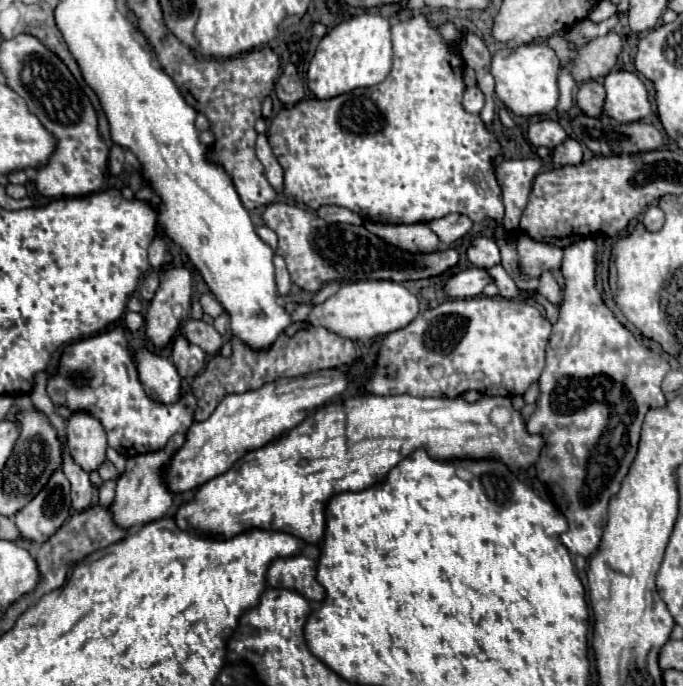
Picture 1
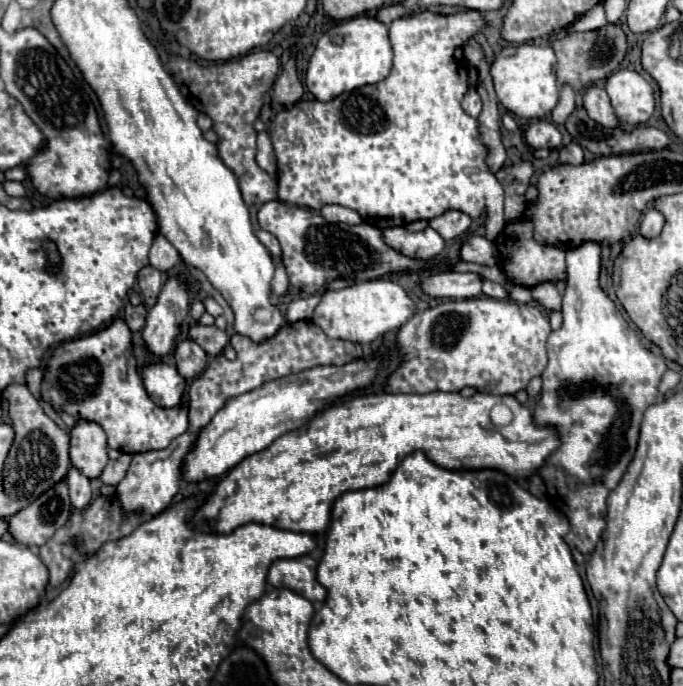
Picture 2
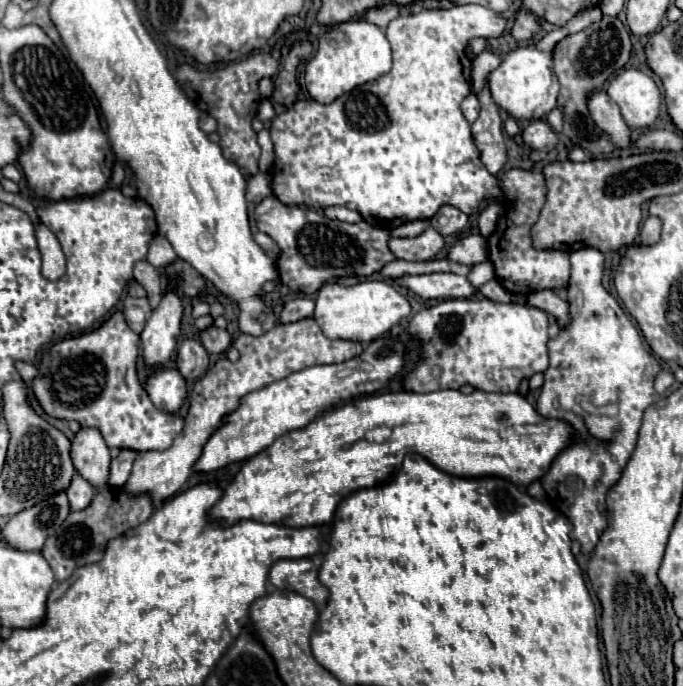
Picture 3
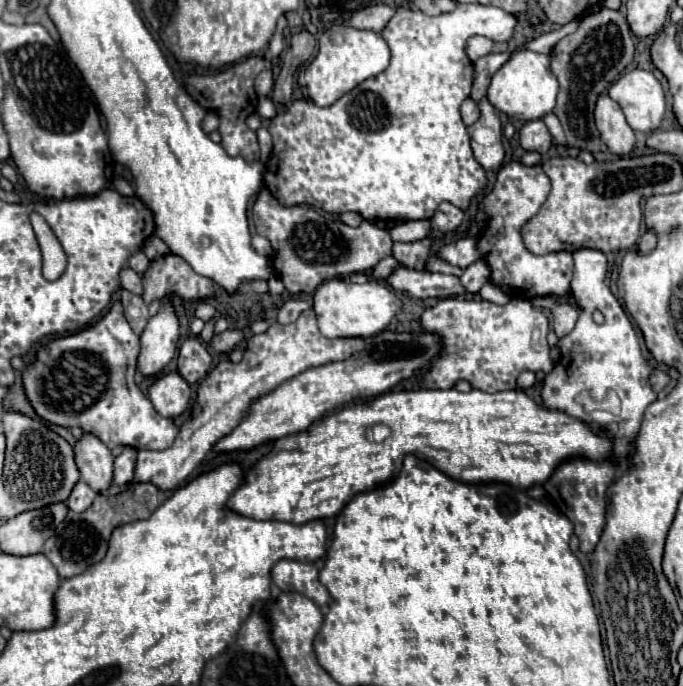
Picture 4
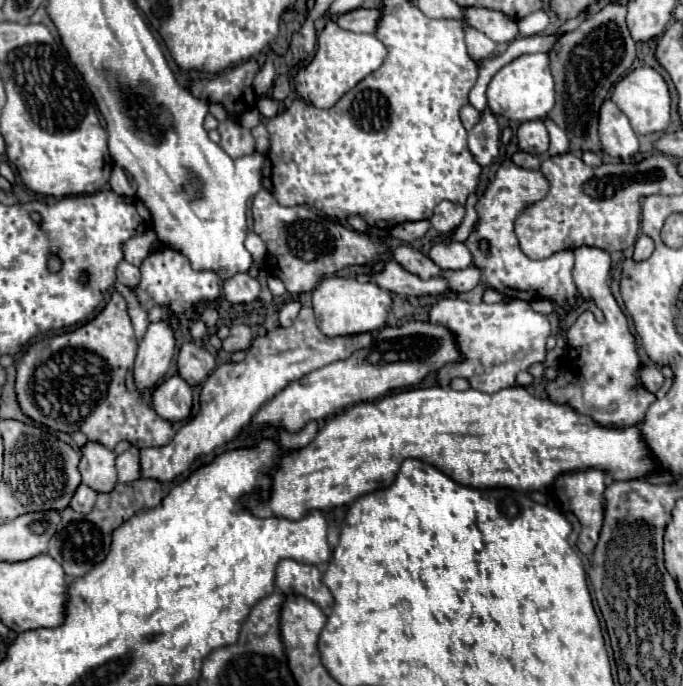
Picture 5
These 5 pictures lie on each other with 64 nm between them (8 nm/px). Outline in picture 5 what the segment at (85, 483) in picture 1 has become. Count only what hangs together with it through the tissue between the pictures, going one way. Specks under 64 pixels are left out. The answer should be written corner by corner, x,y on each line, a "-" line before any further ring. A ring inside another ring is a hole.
80,484
78,490
76,490
76,494
74,494
74,498
72,498
72,502
70,502
70,506
72,506
76,512
80,512
80,514
88,514
88,512
92,512
92,508
94,508
96,496
98,496
98,494
96,494
92,488
88,488
86,484

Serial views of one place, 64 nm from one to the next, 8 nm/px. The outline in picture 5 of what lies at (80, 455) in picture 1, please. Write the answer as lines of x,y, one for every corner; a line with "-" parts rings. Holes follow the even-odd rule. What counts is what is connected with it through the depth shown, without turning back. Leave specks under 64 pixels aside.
88,442
82,448
80,460
80,474
82,482
88,484
94,492
112,492
116,486
116,468
114,468
116,454
102,444

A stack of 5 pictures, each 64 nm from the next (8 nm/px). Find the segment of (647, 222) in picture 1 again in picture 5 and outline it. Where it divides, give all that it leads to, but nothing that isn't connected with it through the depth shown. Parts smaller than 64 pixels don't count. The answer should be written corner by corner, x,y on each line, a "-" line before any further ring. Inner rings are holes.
644,234
638,236
636,246
634,246
634,262
642,262
642,260
650,258
652,250
654,250
654,242
652,242
652,238
648,238
648,236
644,236

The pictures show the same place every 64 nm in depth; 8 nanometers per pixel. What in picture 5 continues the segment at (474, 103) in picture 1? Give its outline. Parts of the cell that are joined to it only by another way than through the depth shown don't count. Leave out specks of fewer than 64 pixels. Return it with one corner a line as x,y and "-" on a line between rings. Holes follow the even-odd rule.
468,104
468,106
464,106
464,108
460,110
460,120
462,120
462,124
464,124
466,130
472,130
472,128
478,124
478,120
480,120
480,112
474,110
474,108

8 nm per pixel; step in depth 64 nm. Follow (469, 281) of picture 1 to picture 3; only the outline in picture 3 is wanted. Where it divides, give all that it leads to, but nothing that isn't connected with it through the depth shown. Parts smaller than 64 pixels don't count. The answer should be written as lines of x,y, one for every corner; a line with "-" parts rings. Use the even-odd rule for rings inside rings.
406,274
394,282
416,292
420,298
472,298
476,294
476,288
466,280
466,276
456,274

